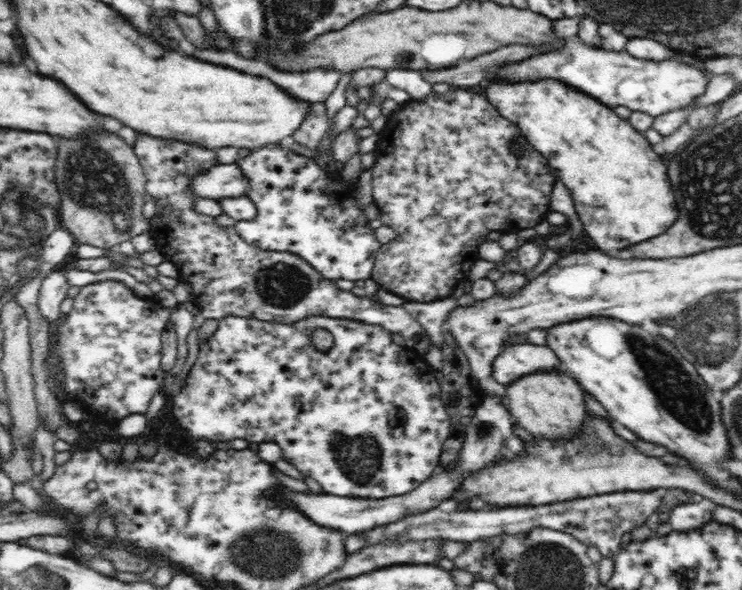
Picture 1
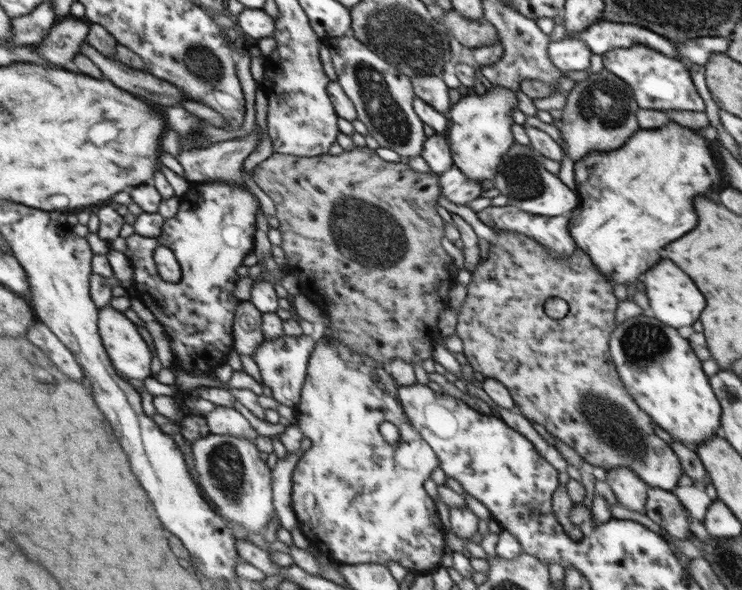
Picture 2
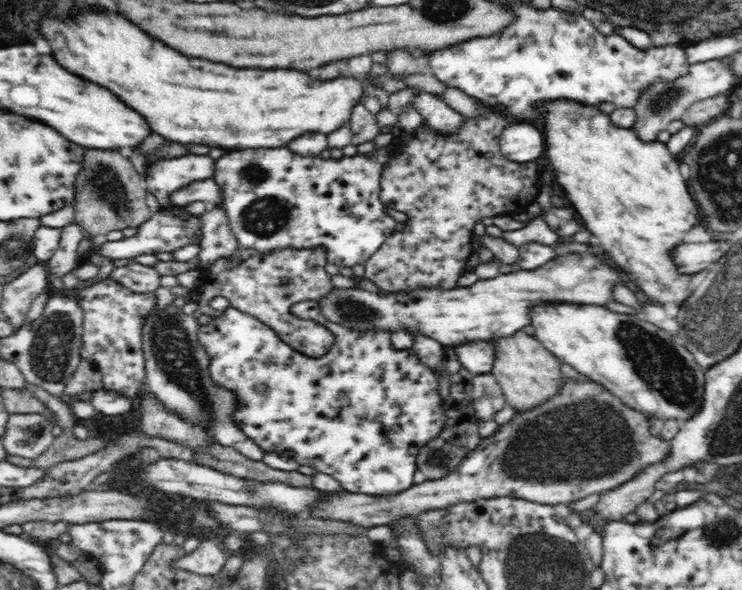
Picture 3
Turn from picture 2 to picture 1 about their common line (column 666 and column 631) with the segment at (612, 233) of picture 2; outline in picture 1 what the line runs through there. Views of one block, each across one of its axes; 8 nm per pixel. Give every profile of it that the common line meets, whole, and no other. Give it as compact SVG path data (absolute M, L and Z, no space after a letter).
M538 80L538 82L490 82L484 88L488 103L498 111L500 117L516 124L524 139L540 155L544 156L554 172L574 198L576 212L584 222L588 236L604 252L622 250L640 240L654 238L666 232L674 220L678 220L678 210L672 210L676 200L666 176L664 160L652 150L648 140L632 128L628 120L622 120L608 106L558 80Z

